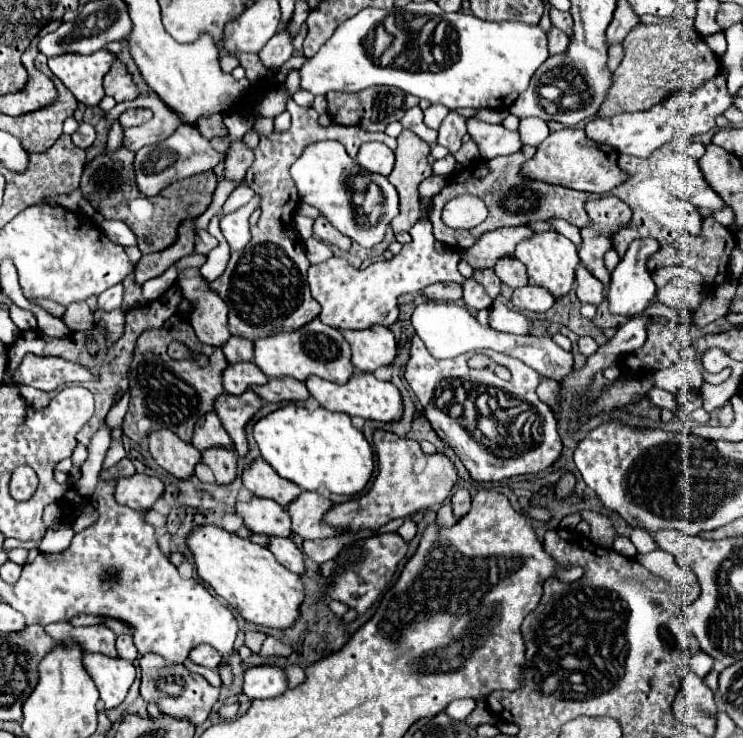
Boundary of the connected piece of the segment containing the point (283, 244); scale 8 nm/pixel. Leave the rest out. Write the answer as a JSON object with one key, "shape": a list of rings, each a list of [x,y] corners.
{"shape":[[[288,95],[288,113],[292,115],[292,125],[282,135],[270,135],[266,139],[260,139],[258,147],[254,149],[254,163],[252,163],[252,189],[260,195],[260,209],[262,217],[256,227],[252,227],[252,239],[242,251],[234,251],[226,271],[222,277],[212,281],[212,287],[222,295],[222,299],[228,303],[230,313],[230,333],[240,335],[244,339],[258,339],[268,337],[280,331],[294,331],[318,317],[320,303],[308,293],[308,281],[306,271],[310,267],[310,261],[304,255],[304,245],[294,233],[290,225],[290,237],[284,231],[282,213],[294,215],[296,201],[292,197],[298,197],[296,185],[290,177],[290,165],[300,155],[300,149],[304,149],[304,143],[334,139],[340,141],[348,155],[354,159],[360,145],[368,141],[380,141],[388,145],[390,149],[396,149],[396,139],[388,137],[386,133],[368,133],[360,127],[344,127],[344,125],[320,125],[318,113],[314,109],[304,109],[294,103],[294,99]]]}

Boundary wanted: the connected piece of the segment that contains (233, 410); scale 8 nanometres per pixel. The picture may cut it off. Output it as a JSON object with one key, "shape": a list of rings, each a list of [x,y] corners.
{"shape":[[[222,393],[222,397],[216,399],[216,415],[220,417],[224,429],[228,431],[234,451],[238,455],[246,455],[248,451],[248,441],[244,437],[244,425],[248,419],[262,407],[262,399],[254,393],[242,393],[242,397],[232,397],[230,393]]]}

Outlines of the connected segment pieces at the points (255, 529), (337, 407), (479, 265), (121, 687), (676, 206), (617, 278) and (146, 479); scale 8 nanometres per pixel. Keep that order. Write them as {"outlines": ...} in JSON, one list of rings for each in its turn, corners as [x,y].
{"outlines":[[[[252,495],[250,501],[236,503],[236,513],[244,519],[244,525],[252,533],[264,533],[268,537],[290,535],[290,517],[284,511],[284,507],[272,499],[262,499]]],[[[356,371],[348,383],[332,383],[320,377],[308,377],[304,385],[310,389],[310,395],[328,411],[342,411],[350,417],[364,417],[364,419],[378,419],[378,421],[396,421],[402,417],[402,397],[398,389],[388,381],[378,381],[372,373]]],[[[526,225],[488,231],[470,249],[460,251],[460,257],[468,261],[474,269],[490,269],[496,265],[498,259],[512,255],[514,245],[528,237],[532,237],[532,229]]],[[[90,651],[82,653],[82,663],[88,675],[94,679],[104,707],[118,707],[134,683],[134,665],[130,661],[122,661],[122,657],[104,657],[104,653]]],[[[654,177],[636,183],[628,191],[628,199],[668,229],[680,233],[700,233],[702,217],[698,215],[696,207],[666,193]]],[[[636,239],[636,241],[630,243],[626,255],[622,257],[622,261],[612,271],[612,279],[610,279],[608,295],[606,295],[610,313],[630,317],[630,315],[640,313],[642,309],[646,309],[646,305],[654,299],[656,287],[654,287],[654,281],[652,281],[652,277],[650,277],[650,273],[646,269],[646,259],[656,249],[658,249],[658,241],[654,241],[654,239]]],[[[134,473],[132,477],[116,479],[114,497],[116,503],[120,505],[146,511],[154,505],[154,501],[162,495],[162,491],[164,491],[164,483],[158,477]]]]}

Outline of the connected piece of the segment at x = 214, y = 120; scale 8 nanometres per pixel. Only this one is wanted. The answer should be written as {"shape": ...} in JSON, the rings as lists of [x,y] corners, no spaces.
{"shape":[[[212,113],[212,117],[200,117],[198,129],[202,131],[202,135],[206,139],[212,139],[216,135],[226,135],[226,127],[222,123],[222,115],[220,113]]]}

